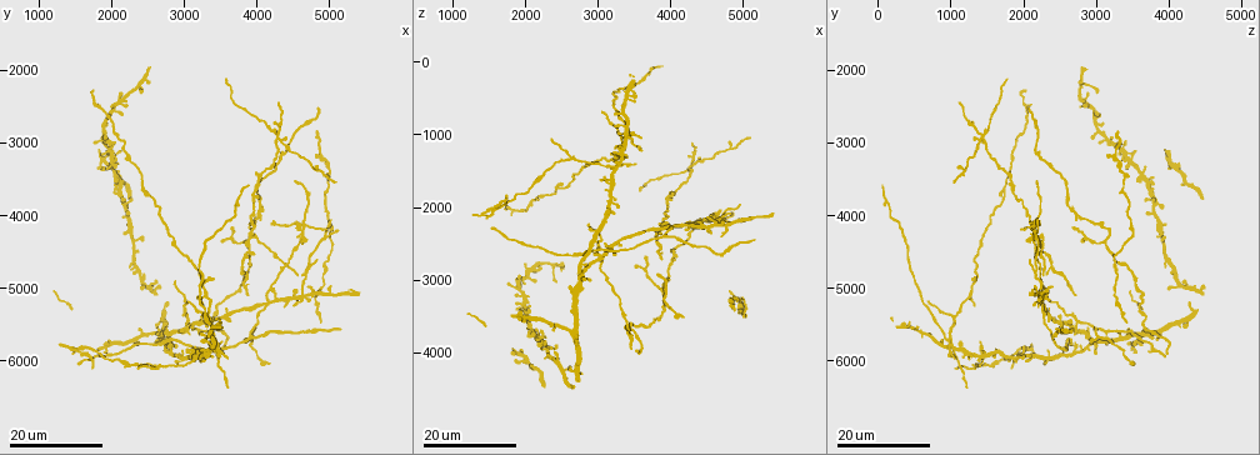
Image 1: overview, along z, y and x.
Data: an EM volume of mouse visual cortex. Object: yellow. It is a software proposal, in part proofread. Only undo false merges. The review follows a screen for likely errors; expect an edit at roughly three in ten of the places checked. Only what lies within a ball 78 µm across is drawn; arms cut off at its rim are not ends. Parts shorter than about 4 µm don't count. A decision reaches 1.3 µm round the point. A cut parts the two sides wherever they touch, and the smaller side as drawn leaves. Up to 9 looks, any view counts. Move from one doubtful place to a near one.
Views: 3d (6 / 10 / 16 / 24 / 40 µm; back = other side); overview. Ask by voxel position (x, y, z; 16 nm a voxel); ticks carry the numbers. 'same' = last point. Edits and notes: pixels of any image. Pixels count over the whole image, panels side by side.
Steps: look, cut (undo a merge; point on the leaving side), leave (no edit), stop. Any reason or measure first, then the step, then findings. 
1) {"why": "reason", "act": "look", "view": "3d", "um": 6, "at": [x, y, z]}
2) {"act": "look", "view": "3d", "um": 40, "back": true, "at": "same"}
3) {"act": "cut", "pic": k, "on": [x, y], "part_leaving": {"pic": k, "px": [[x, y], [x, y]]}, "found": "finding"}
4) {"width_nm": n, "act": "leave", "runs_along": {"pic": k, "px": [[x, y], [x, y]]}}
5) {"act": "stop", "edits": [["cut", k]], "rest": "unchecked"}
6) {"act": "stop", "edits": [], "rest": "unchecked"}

{"why": "looks like a crossing", "act": "look", "view": "3d", "um": 16, "at": [3000, 5550, 2700]}

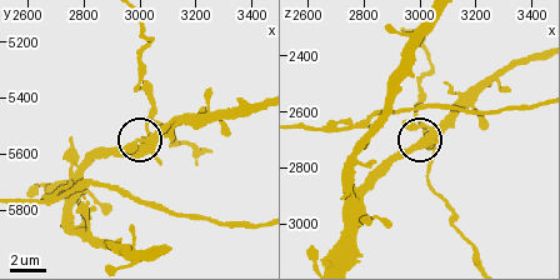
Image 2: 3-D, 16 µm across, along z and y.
{"act": "look", "view": "3d", "um": 6, "at": "same"}

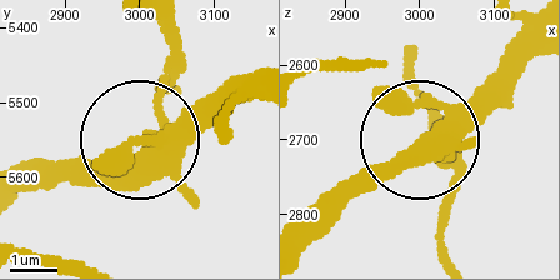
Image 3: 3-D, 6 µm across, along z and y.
{"side_arm_um": 104, "arms": 5, "act": "cut", "pic": 3, "on": [179, 65], "found": "a second neuron is stuck on"}

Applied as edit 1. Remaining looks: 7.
{"why": "four-way junction", "act": "look", "view": "3d", "um": 24, "at": [3400, 5800, 1000]}

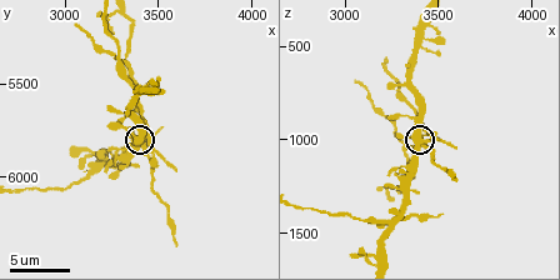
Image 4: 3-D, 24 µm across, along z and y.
{"why": "closer look", "act": "look", "view": "3d", "um": 6, "at": "same"}

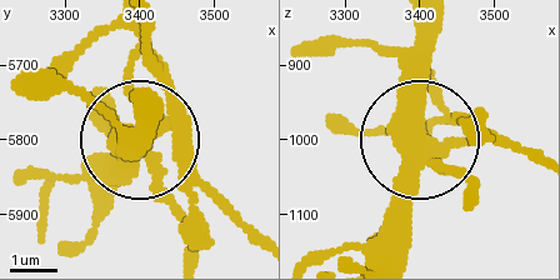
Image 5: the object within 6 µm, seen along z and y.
{"act": "look", "view": "3d", "um": 6, "back": true, "at": "same"}

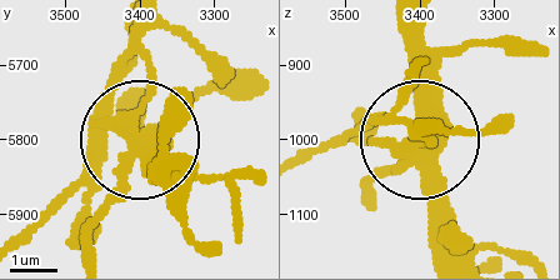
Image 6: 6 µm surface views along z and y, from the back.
{"act": "cut", "pic": 6, "on": [113, 81], "part_leaving": {"pic": 6, "px": [[128, 134], [151, 78], [140, 30]]}, "found": "two neurons meet here"}

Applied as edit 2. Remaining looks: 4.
{"why": "three-way junction", "act": "look", "view": "3d", "um": 24, "at": [3950, 3750, 1900]}

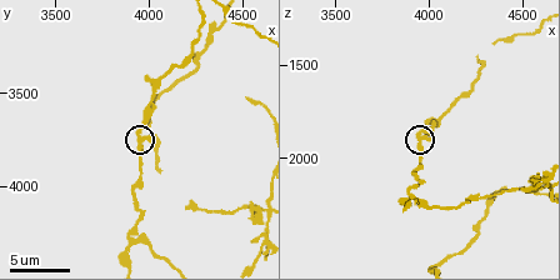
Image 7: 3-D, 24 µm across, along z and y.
{"act": "look", "view": "3d", "um": 10, "at": [3960, 3700, 1860]}

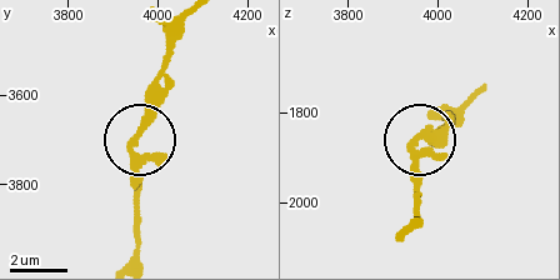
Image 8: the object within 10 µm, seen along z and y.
{"arms": 3, "act": "leave", "found": "all the same neuron"}

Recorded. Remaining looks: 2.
{"why": "a fork", "act": "look", "view": "3d", "um": 10, "at": [3900, 4280, 2200]}

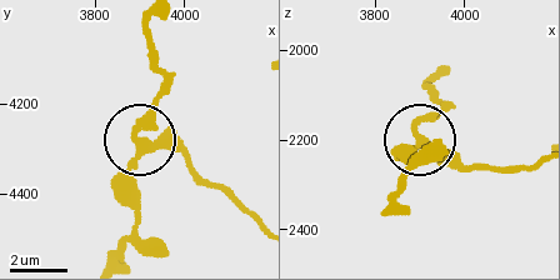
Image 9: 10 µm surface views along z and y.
{"width_nm": 240, "act": "leave", "runs_along": {"pic": 9, "px": [[253, 218], [188, 160], [145, 144], [138, 146], [130, 208]]}, "found": "one neuron here"}

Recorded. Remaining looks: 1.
{"act": "stop", "edits": [["cut", 3], ["cut", 6]], "rest": "unchecked"}

